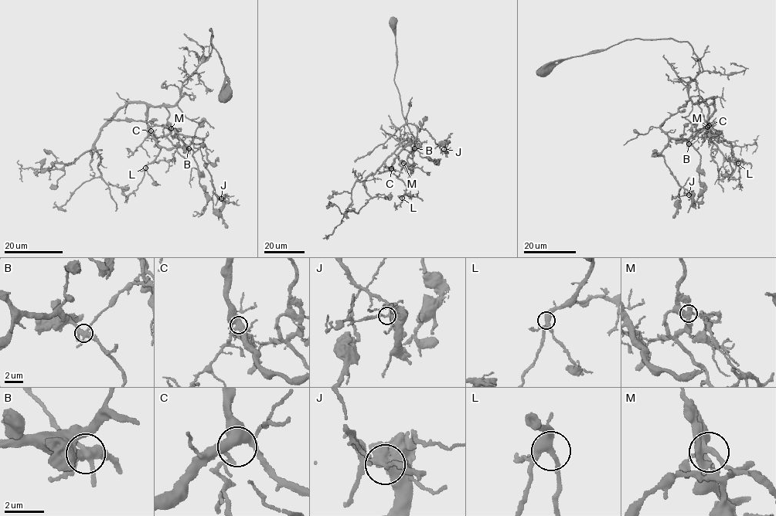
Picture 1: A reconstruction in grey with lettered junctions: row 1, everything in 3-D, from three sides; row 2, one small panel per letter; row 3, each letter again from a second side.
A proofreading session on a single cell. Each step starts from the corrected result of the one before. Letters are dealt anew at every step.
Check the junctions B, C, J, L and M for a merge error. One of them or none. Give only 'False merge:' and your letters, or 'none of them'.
False merge: none of them

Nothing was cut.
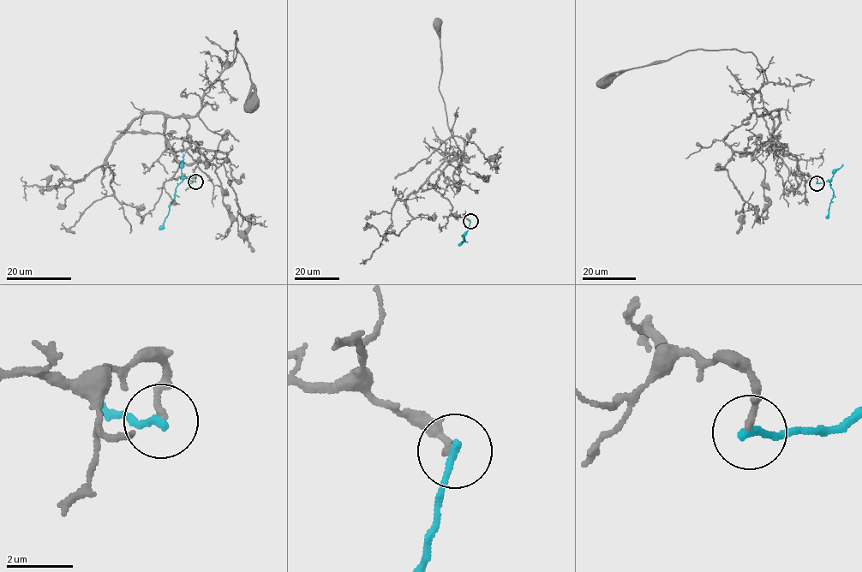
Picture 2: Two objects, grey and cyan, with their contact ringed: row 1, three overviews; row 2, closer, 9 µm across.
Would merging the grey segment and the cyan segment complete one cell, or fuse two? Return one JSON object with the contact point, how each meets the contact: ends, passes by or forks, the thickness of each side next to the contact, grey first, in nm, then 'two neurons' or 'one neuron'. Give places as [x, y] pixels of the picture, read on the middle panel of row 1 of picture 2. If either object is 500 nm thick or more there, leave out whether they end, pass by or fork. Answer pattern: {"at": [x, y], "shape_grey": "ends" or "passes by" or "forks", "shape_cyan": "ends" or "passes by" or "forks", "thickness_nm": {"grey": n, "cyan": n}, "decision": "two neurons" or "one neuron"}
{"at": [470, 221], "shape_grey": "ends", "shape_cyan": "ends", "thickness_nm": {"grey": 190, "cyan": 240}, "decision": "two neurons"}

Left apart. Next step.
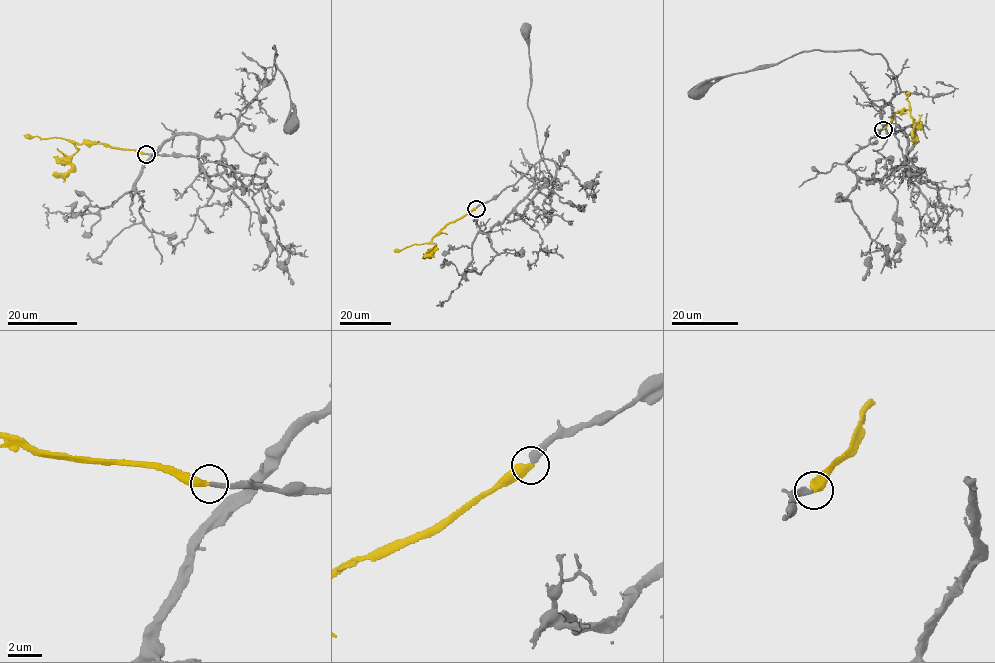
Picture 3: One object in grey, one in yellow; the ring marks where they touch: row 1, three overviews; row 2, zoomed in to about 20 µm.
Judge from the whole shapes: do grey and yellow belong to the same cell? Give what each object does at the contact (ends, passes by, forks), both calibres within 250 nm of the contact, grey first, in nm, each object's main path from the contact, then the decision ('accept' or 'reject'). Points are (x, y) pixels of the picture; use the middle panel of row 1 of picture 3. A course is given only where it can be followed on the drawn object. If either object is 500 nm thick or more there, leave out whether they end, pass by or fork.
grey ends there; yellow ends there; 300 nm thick on the grey side, 460 nm on the other; grey runs (476, 208), (541, 160), (553, 161), (550, 181), (560, 185), (532, 181), (551, 180), (528, 106), (526, 29); yellow runs (476, 208), (447, 224), (430, 242), (393, 250); accept

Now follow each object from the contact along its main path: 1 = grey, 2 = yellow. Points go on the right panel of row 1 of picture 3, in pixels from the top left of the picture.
1: (883, 129), (846, 163), (859, 177), (891, 159), (881, 110), (899, 91), (880, 54), (799, 52), (696, 91)
2: (883, 129), (894, 114), (909, 108), (906, 91)

